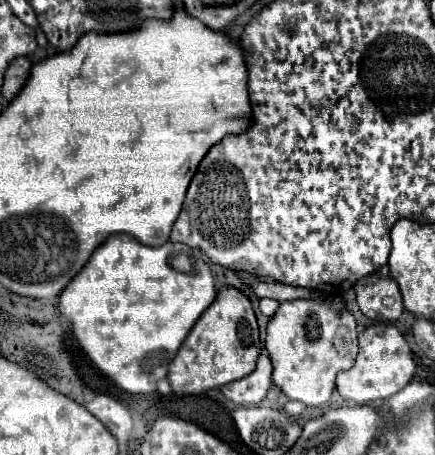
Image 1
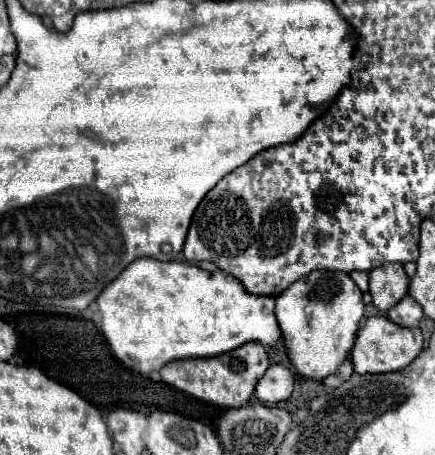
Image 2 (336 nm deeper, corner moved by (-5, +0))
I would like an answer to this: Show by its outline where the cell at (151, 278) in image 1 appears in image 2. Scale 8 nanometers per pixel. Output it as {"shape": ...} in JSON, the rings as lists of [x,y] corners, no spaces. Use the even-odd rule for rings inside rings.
{"shape":[[[155,258],[133,260],[111,284],[97,296],[95,306],[101,314],[101,332],[113,354],[133,372],[159,372],[165,364],[185,358],[209,358],[235,350],[237,346],[257,340],[273,346],[281,340],[281,330],[275,320],[275,298],[251,294],[235,276],[215,270],[207,272],[187,262],[161,262]]]}

